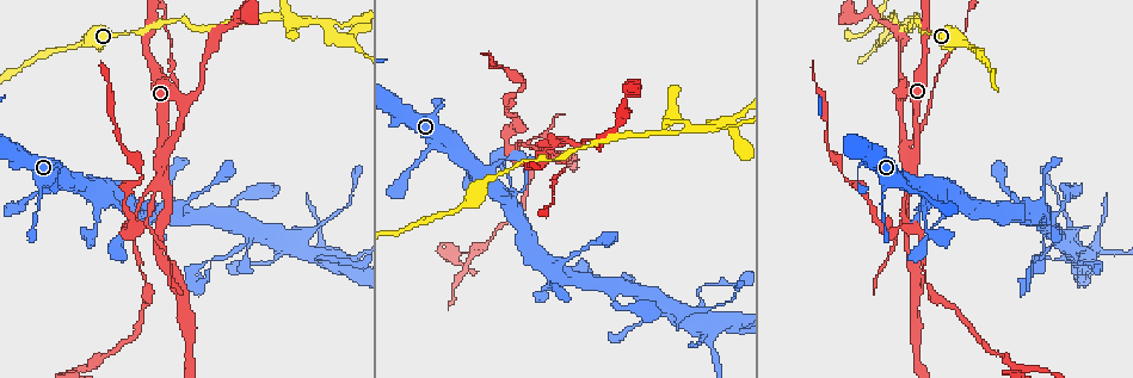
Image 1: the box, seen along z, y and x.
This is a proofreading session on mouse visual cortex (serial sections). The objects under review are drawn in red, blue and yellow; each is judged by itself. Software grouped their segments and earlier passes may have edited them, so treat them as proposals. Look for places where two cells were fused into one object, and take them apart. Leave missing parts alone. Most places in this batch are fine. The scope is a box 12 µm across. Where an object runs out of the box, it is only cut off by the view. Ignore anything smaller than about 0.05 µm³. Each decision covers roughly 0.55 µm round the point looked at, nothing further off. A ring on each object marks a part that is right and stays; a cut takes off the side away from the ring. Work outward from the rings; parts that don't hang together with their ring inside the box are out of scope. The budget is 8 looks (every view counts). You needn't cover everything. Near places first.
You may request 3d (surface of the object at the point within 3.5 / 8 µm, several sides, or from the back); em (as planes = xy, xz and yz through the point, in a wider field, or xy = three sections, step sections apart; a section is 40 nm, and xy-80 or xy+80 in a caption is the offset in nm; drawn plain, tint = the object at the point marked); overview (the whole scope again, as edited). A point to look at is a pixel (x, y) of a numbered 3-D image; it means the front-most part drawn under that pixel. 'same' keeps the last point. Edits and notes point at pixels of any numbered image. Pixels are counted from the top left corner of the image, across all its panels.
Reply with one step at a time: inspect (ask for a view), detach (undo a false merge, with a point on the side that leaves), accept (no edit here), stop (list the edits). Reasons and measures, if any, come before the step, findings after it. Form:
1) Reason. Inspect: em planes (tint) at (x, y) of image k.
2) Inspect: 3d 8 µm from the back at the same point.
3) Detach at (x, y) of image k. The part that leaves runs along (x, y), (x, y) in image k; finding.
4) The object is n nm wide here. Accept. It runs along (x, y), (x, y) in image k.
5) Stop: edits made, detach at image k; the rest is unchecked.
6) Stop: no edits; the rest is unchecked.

A narrow waist. Inspect: 3d 8 µm at (304, 19) of image 1.

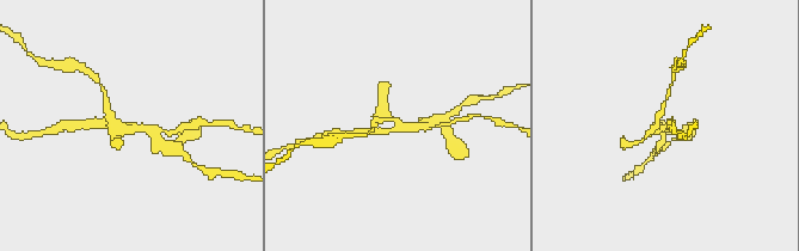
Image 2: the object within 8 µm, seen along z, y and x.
Inspect: 3d 3.5 µm at (129, 125) of image 2.

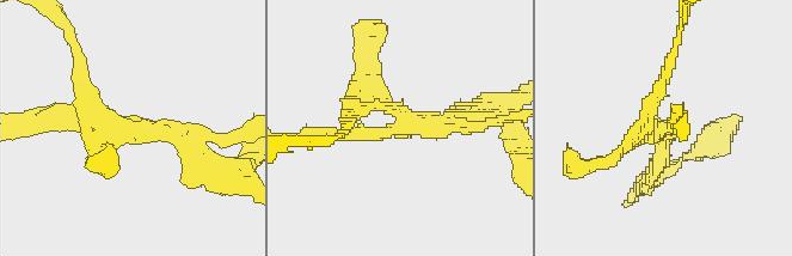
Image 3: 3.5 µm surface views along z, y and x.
Need the tissue. Inspect: em xy step 1 (tint) at (130, 128) of image 3.

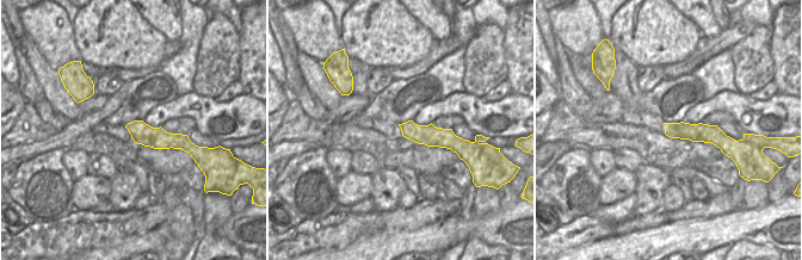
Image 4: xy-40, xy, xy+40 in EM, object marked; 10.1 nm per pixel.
Detach at (655, 181) of image 3. The part that leaves runs along (665, 140), (656, 174), (695, 154) in image 3; two cells meet here.

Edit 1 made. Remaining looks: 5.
Looks like a crossing. Inspect: 3d 3.5 µm at (915, 142) of image 1.

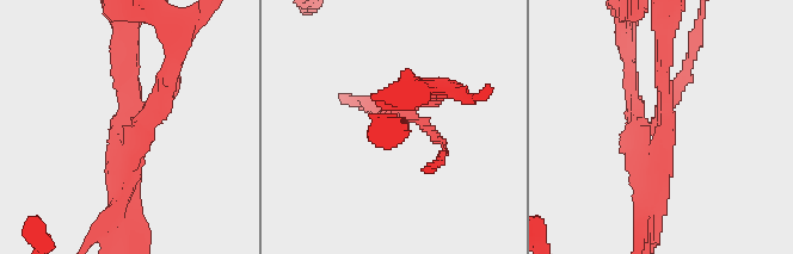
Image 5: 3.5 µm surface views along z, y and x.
Shape alone is not enough. Inspect: em planes (tint) at (664, 123) of image 5.

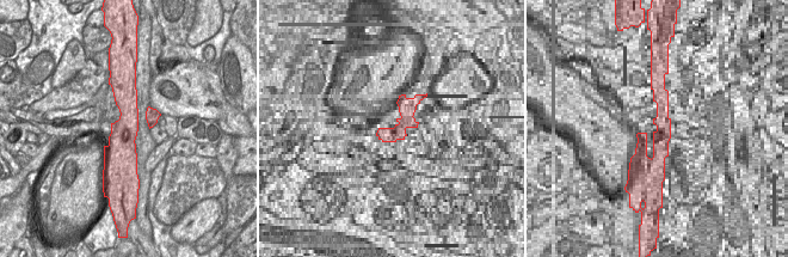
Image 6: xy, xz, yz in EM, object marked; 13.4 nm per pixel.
4 arms meet here. Accept. It runs along (665, 42), (665, 148), (656, 199) in image 5; continuous, no second cell.

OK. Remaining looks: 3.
Thin neck. Inspect: 3d 8 µm at (881, 18) of image 1.

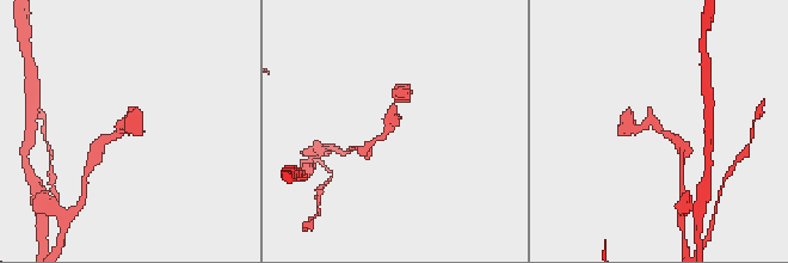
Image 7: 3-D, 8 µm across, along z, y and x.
3 arms meet here; the arms are 200, 200, 250 nm wide. Inspect: em xy step 3 (tint) at (390, 126) of image 7.

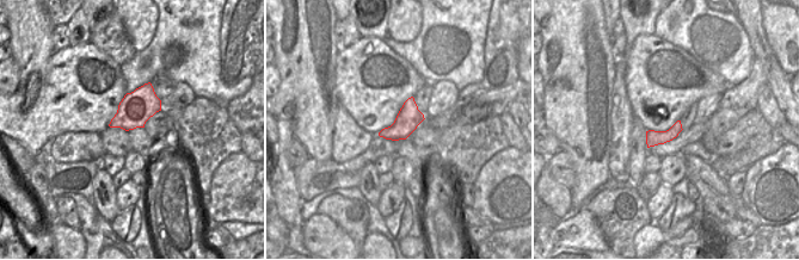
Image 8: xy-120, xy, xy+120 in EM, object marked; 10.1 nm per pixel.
Accept. All the same cell.

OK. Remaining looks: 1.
Stop: edits made, detach at image 3; the rest is unchecked.

